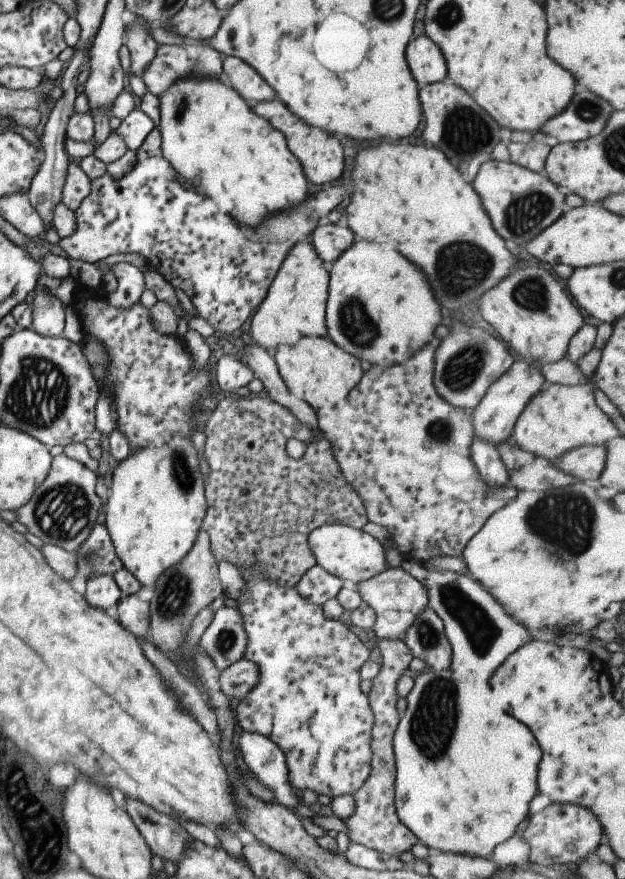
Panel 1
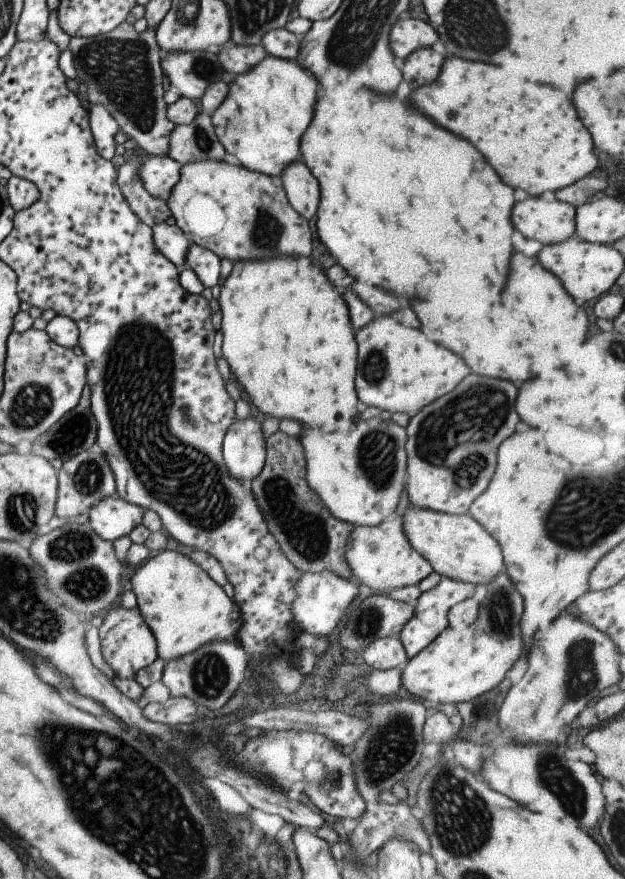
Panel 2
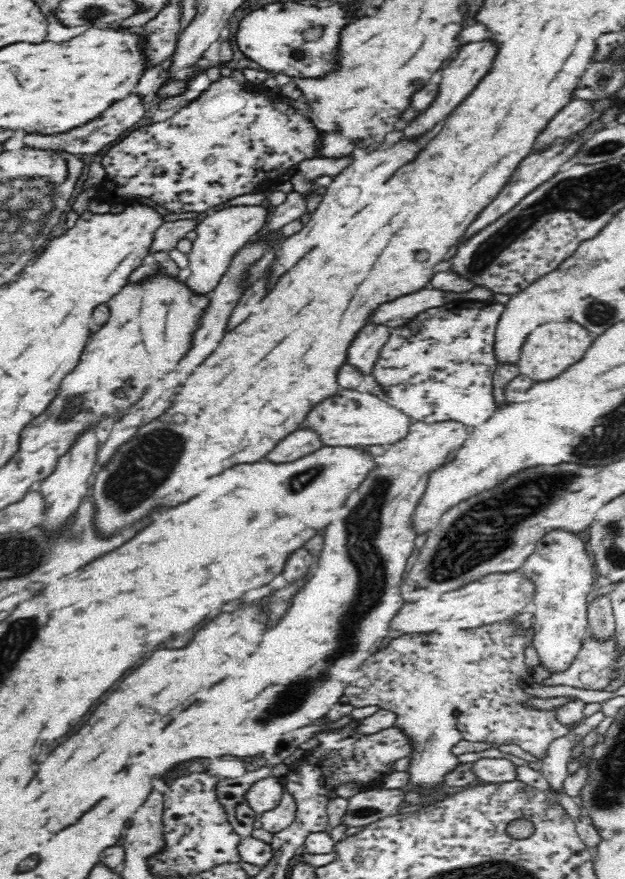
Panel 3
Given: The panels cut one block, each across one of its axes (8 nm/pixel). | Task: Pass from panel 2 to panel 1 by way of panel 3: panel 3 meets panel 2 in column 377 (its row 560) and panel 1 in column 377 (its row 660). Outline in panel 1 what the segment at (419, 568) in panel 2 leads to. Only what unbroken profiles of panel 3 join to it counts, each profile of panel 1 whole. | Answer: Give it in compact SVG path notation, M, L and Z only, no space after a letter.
M324 524L310 532L307 537L307 546L313 553L317 565L353 587L359 581L375 576L388 566L383 555L383 545L362 529L341 524Z

